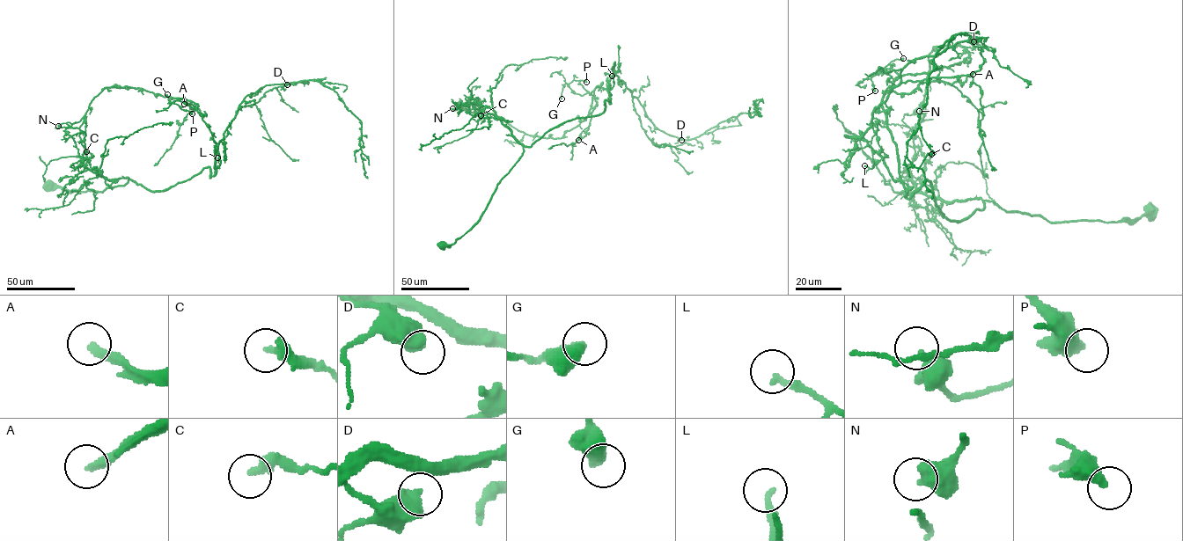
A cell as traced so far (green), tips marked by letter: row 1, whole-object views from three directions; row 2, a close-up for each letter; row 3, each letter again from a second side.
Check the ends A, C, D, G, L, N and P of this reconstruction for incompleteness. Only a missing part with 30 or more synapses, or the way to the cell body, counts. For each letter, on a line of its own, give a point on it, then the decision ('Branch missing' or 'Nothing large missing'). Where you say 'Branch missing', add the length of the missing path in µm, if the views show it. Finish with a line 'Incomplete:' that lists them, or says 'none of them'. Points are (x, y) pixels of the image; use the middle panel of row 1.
A: Place: (578, 140). Branch missing. Missing length about 70 µm
C: Place: (481, 115). Nothing large missing
D: Place: (681, 140). Nothing large missing
G: Place: (562, 98). Nothing large missing
L: Place: (612, 76). Nothing large missing
N: Place: (452, 108). Nothing large missing
P: Place: (586, 82). Nothing large missing
Incomplete: A

